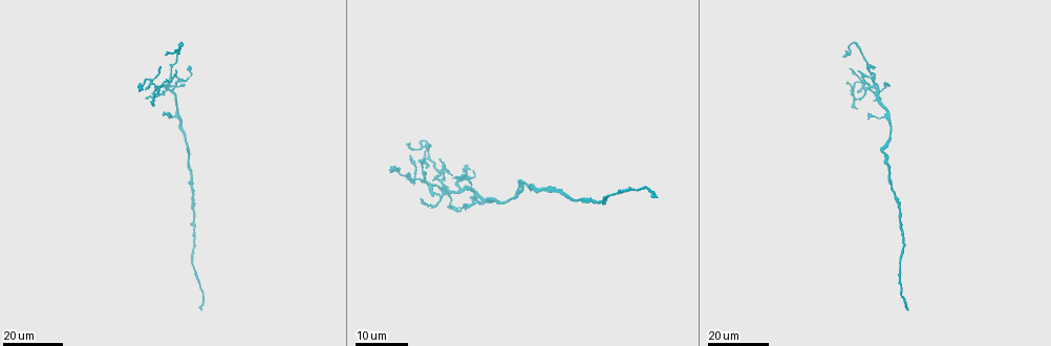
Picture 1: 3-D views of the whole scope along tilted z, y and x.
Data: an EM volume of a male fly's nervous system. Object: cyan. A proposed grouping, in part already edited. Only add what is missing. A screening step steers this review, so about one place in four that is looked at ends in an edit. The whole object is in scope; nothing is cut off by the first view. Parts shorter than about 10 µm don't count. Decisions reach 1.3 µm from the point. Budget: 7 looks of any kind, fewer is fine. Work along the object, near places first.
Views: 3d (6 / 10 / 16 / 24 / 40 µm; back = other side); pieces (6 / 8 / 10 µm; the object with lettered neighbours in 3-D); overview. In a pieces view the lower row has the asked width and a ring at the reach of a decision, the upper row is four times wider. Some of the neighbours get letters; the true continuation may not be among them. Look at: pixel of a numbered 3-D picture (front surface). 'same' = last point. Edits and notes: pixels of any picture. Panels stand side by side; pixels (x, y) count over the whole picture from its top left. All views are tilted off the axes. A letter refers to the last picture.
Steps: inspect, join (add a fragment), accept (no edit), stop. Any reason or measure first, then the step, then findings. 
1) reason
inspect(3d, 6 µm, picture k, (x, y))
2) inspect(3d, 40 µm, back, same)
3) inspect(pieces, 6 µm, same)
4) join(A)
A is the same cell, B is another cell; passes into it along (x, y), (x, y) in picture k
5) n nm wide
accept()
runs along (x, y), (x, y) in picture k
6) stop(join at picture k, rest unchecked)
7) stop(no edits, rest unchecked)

an open end
inspect(3d, 24 µm, picture 1, (440, 190))

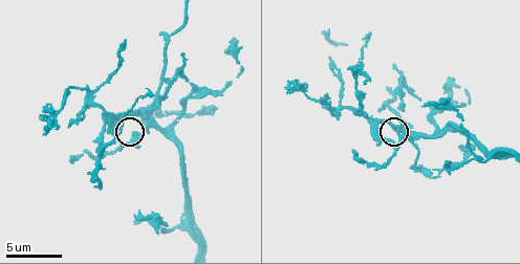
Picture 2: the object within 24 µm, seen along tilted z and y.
inspect(pieces, 6 µm, picture 2, (400, 130))

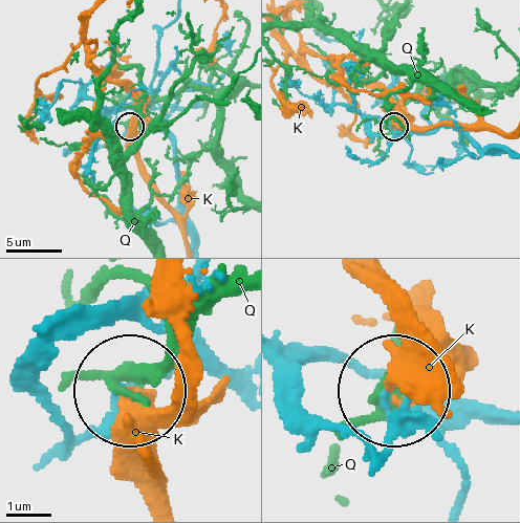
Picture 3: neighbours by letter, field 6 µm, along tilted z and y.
160 nm wide
accept()
K and Q are other cells; none of them fits

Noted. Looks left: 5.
an open end
inspect(pieces, 8 µm, picture 2, (70, 160))

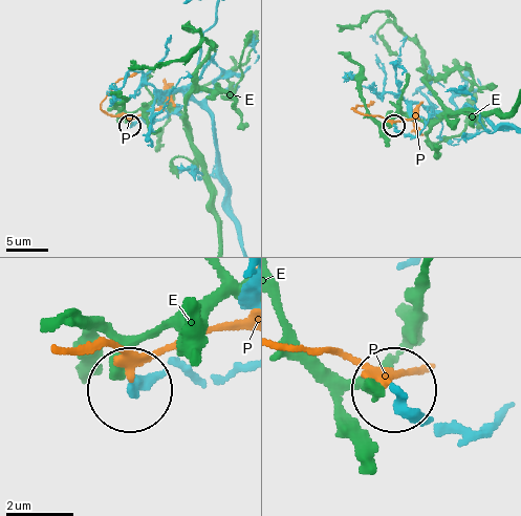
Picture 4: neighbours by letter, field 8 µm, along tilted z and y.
220 nm wide
accept()
E and P are other cells; runs along (183, 373), (169, 365), (127, 387) in picture 4; none of them fits

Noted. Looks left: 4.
branch stops here
inspect(3d, 6 µm, picture 2, (125, 40))

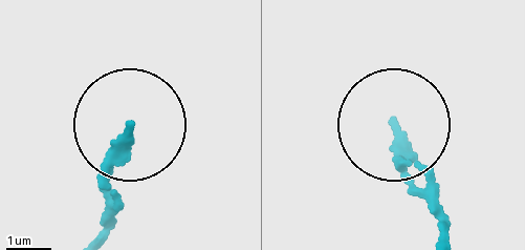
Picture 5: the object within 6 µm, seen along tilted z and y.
inspect(pieces, 6 µm, picture 5, (392, 126))

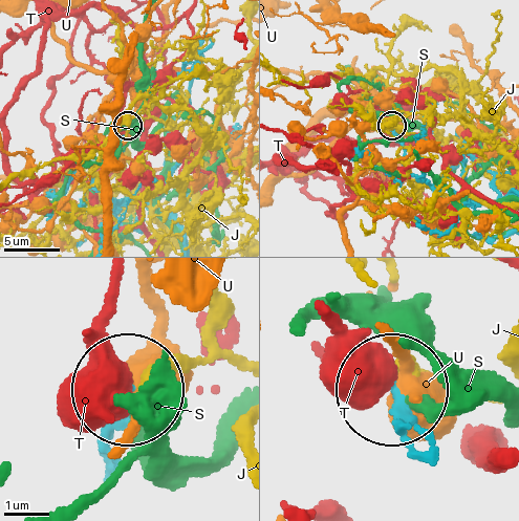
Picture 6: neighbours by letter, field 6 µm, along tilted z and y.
accept()
J, S, T and U are other cells; runs along (422, 457), (391, 397) in picture 6; none of them fits

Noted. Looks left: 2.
branch stops here
inspect(pieces, 8 µm, picture 2, (322, 101))

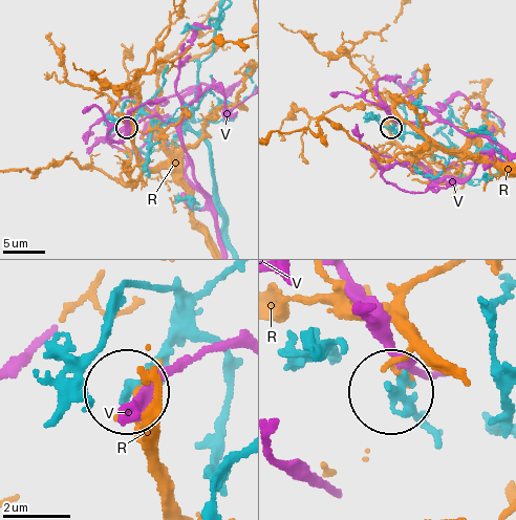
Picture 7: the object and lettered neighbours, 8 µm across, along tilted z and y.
accept()
R and V are other cells; none of them fits

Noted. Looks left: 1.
stop(no edits, rest unchecked)

